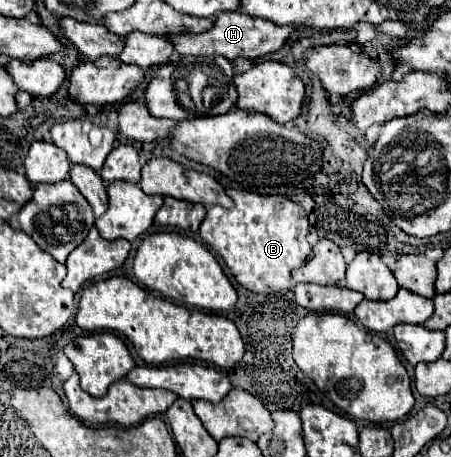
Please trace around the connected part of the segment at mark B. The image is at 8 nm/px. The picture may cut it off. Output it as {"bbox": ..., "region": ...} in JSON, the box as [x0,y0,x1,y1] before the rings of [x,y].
{"bbox":[200,190,312,294],"region":[[[228,190],[228,196],[234,200],[234,208],[232,208],[232,210],[224,210],[224,208],[220,208],[220,206],[212,206],[212,208],[208,210],[202,226],[200,226],[200,236],[202,236],[202,240],[204,240],[208,246],[212,246],[212,248],[224,258],[224,262],[226,262],[226,266],[230,268],[230,272],[232,272],[232,276],[236,278],[236,282],[238,282],[240,286],[244,286],[246,290],[250,290],[250,292],[254,292],[254,294],[270,294],[270,292],[280,292],[280,290],[292,290],[292,276],[290,276],[290,272],[292,272],[294,268],[304,266],[304,264],[312,258],[312,248],[310,248],[310,244],[308,244],[308,240],[306,240],[306,234],[308,234],[308,216],[306,216],[304,208],[302,208],[300,204],[284,198],[284,196],[262,196],[262,194],[256,194],[256,192],[244,192],[244,190]]]}

